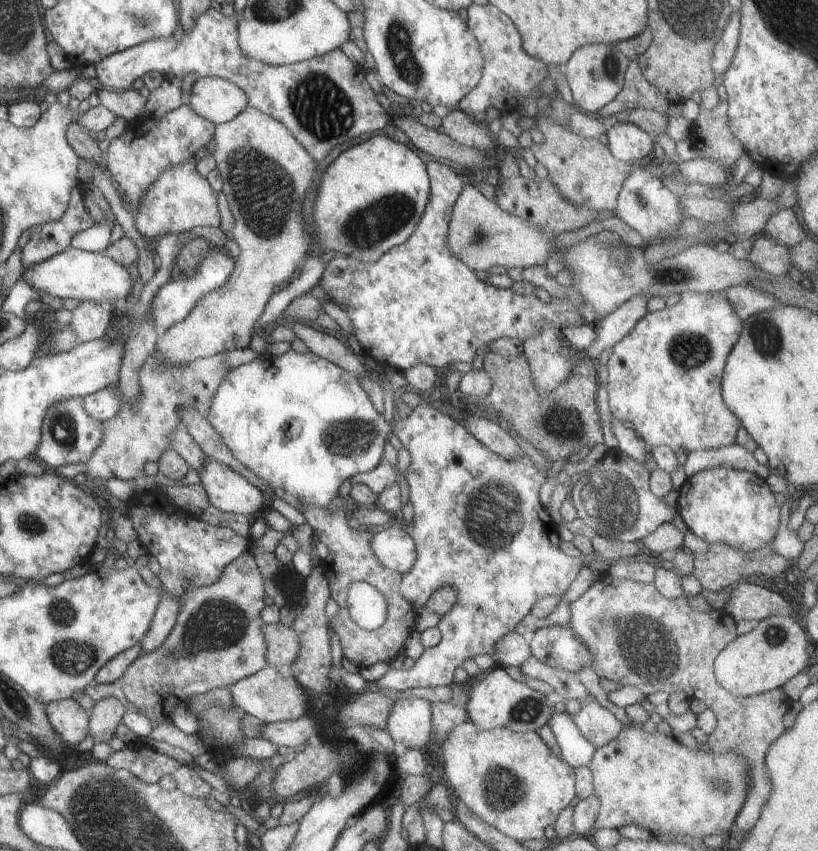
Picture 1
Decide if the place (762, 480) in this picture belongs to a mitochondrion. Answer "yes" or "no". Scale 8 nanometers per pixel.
no

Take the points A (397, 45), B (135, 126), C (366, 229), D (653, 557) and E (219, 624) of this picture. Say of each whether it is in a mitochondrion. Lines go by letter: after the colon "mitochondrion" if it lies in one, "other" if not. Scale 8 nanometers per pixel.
A: mitochondrion
B: other
C: mitochondrion
D: other
E: mitochondrion

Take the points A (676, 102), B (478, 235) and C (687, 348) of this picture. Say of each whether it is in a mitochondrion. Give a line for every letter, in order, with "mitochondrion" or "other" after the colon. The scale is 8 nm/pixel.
A: other
B: mitochondrion
C: mitochondrion

